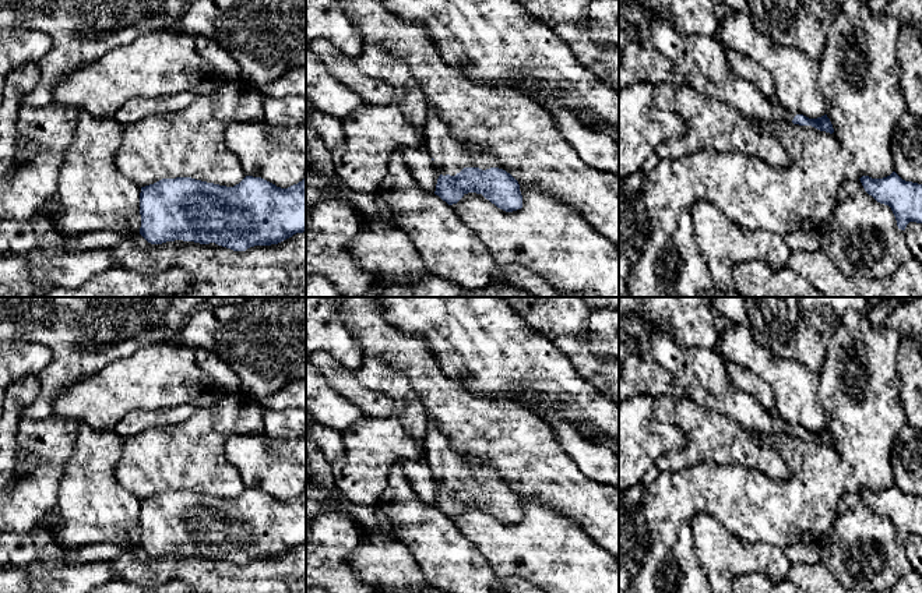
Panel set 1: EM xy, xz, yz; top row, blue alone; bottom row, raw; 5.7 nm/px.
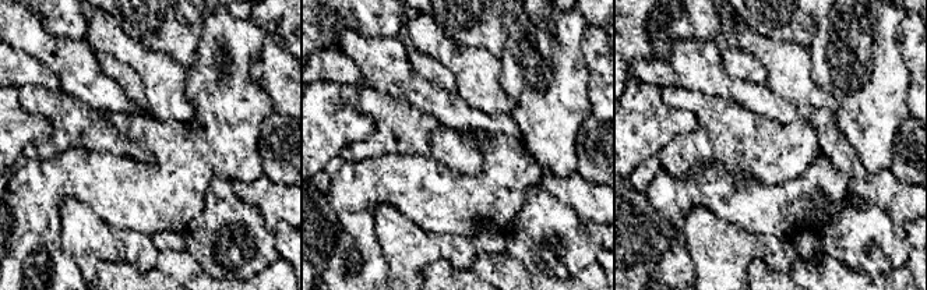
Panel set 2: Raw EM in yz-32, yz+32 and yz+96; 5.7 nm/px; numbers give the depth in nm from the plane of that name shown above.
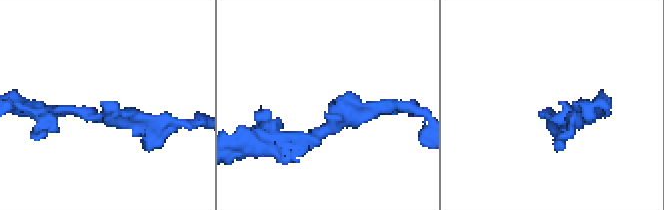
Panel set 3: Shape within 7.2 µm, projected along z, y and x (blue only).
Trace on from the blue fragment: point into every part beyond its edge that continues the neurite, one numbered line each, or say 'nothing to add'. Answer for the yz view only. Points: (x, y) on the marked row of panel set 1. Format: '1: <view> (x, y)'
1: yz (701, 60)

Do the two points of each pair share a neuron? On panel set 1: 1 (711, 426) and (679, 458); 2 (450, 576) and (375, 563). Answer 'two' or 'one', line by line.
1: one
2: two

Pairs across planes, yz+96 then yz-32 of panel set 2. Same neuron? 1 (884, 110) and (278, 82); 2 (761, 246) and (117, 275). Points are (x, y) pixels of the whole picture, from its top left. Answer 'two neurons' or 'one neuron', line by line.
1: two neurons
2: two neurons

